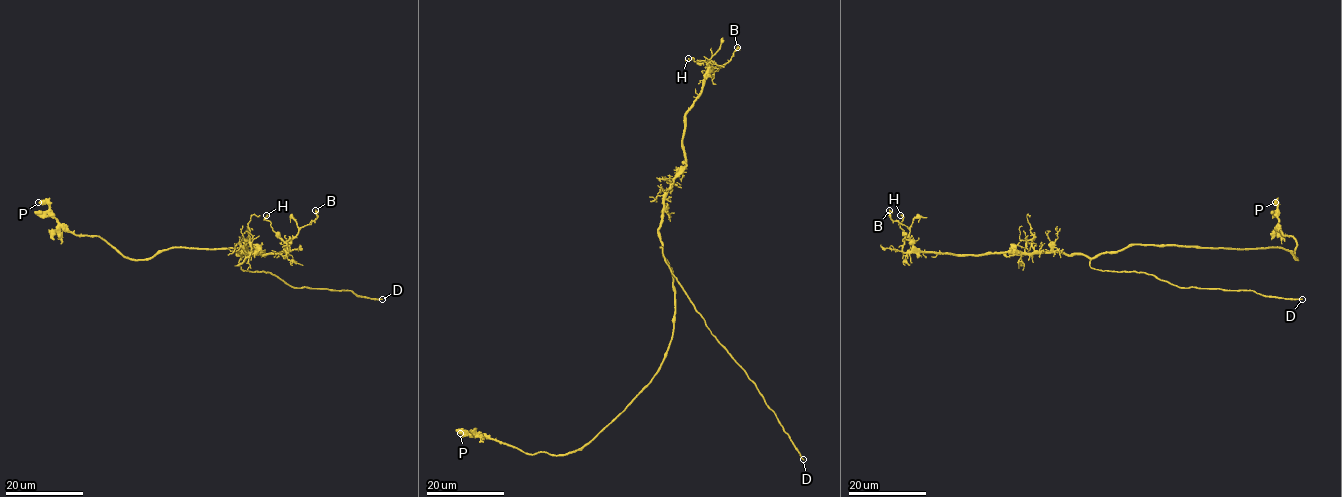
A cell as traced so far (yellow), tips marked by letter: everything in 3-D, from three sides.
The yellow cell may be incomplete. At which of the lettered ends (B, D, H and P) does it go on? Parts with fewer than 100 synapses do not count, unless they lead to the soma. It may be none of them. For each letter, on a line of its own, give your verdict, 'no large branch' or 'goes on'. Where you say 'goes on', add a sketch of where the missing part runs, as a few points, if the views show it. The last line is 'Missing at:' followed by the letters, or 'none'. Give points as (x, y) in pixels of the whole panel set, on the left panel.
B: no large branch
D: goes on
H: no large branch
P: no large branch
Missing at: D

